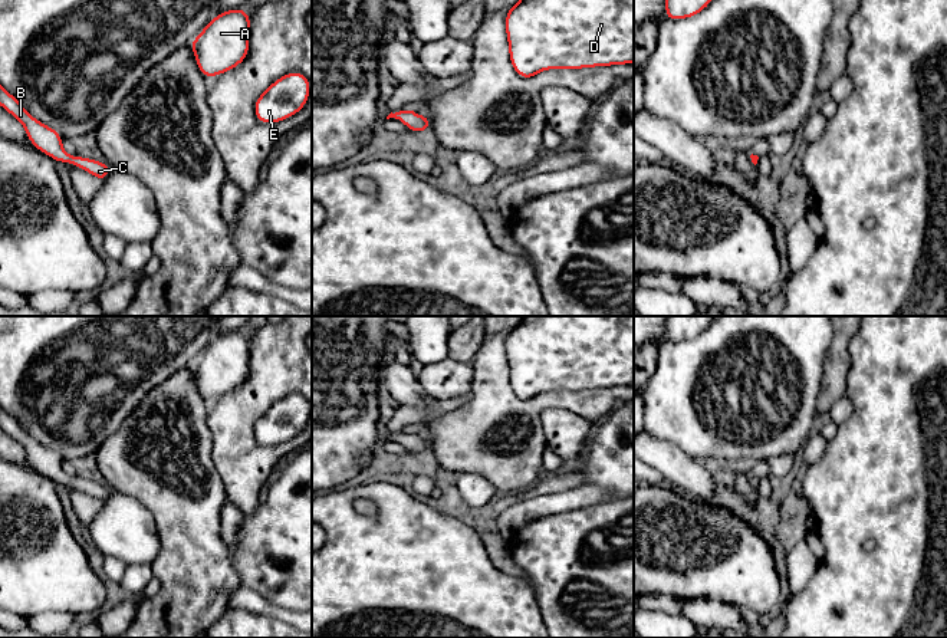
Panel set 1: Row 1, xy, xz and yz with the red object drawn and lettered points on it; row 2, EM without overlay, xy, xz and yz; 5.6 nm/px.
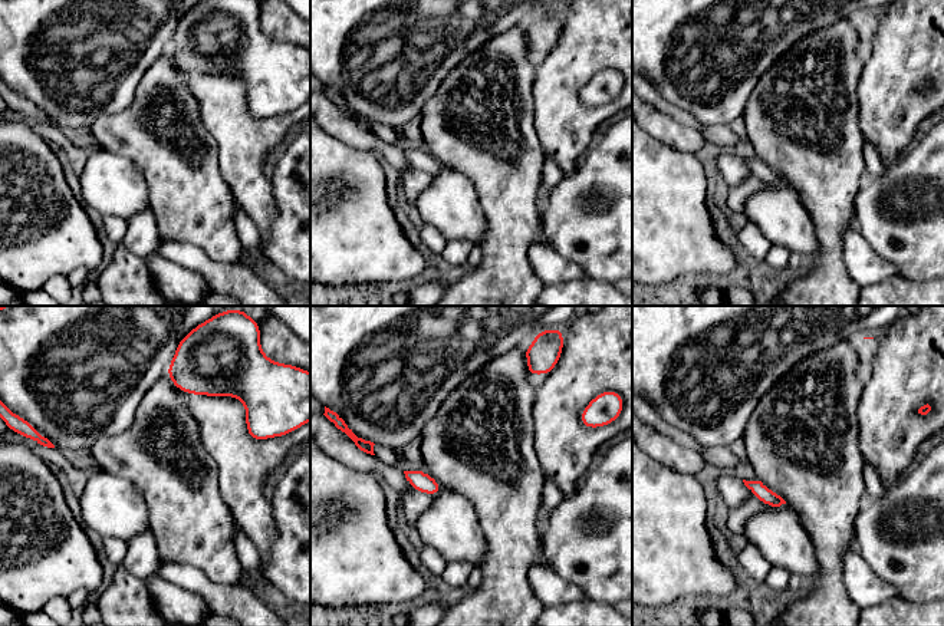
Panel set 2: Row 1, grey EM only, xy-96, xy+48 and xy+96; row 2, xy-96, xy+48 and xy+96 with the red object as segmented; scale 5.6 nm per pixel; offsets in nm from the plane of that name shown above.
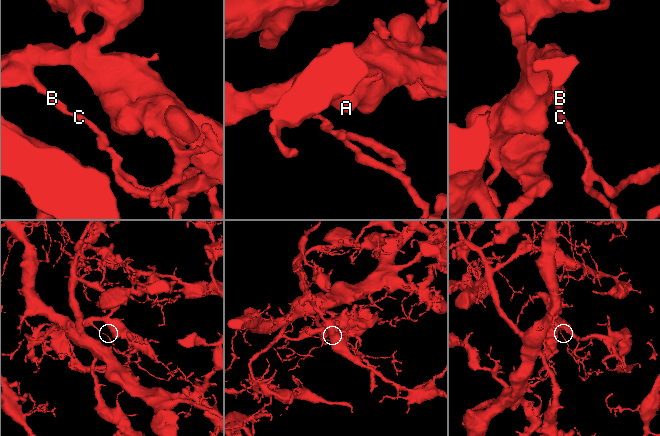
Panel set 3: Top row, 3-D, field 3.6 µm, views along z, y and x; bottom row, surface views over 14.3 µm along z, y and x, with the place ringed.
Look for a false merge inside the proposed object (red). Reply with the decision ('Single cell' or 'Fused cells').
Single cell

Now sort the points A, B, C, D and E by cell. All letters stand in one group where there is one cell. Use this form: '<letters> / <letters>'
A B C D E

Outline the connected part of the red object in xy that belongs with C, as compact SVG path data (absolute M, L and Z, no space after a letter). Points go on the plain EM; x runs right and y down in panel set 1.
M1 407L0 427L24 448L27 461L36 471L49 477L56 484L72 486L73 489L88 493L99 503L103 503L109 497L112 490L106 484L79 477L69 477L62 468L63 458L53 450L32 438L27 431Z

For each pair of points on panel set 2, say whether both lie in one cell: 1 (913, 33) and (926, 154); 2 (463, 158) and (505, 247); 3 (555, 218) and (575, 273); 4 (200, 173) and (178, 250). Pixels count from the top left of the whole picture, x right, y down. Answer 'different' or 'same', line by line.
1: different
2: same
3: different
4: different

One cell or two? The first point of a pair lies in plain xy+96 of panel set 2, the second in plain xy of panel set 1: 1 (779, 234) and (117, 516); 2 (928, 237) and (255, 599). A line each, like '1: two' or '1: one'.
1: one
2: two

